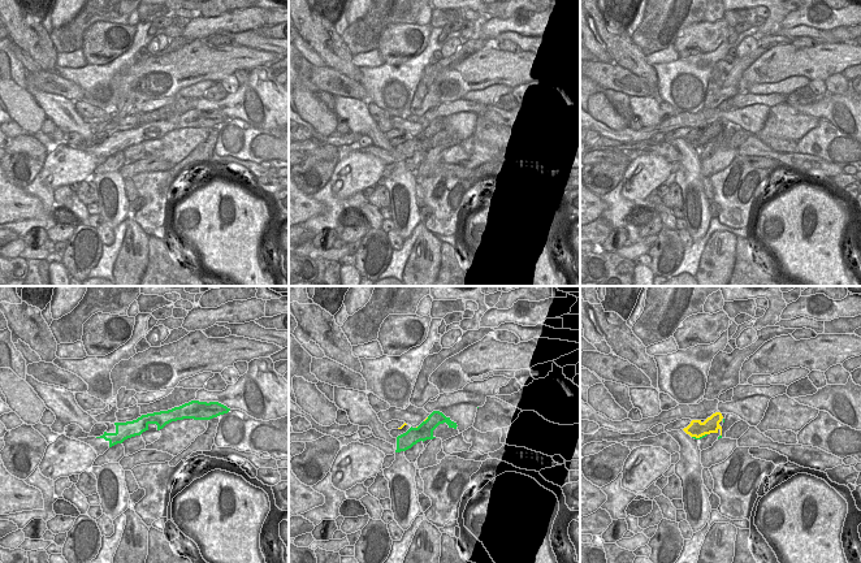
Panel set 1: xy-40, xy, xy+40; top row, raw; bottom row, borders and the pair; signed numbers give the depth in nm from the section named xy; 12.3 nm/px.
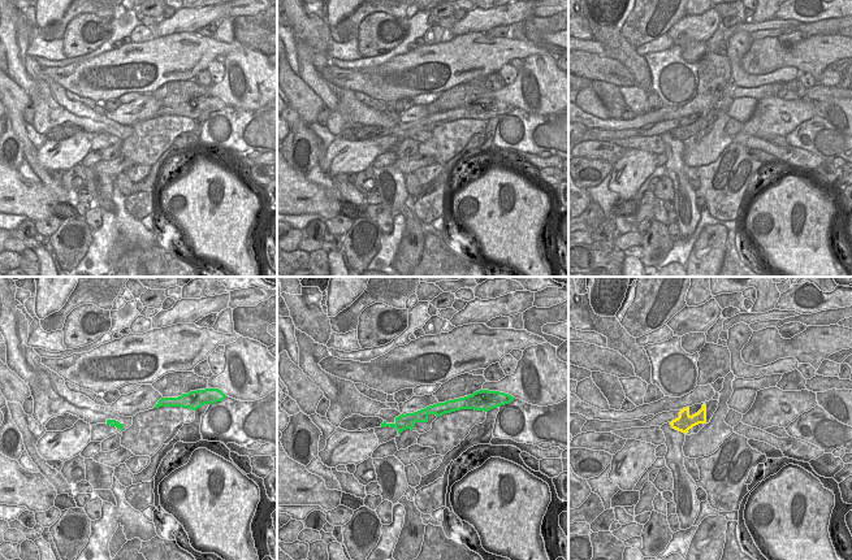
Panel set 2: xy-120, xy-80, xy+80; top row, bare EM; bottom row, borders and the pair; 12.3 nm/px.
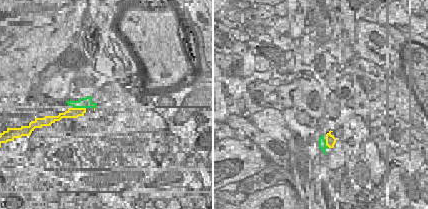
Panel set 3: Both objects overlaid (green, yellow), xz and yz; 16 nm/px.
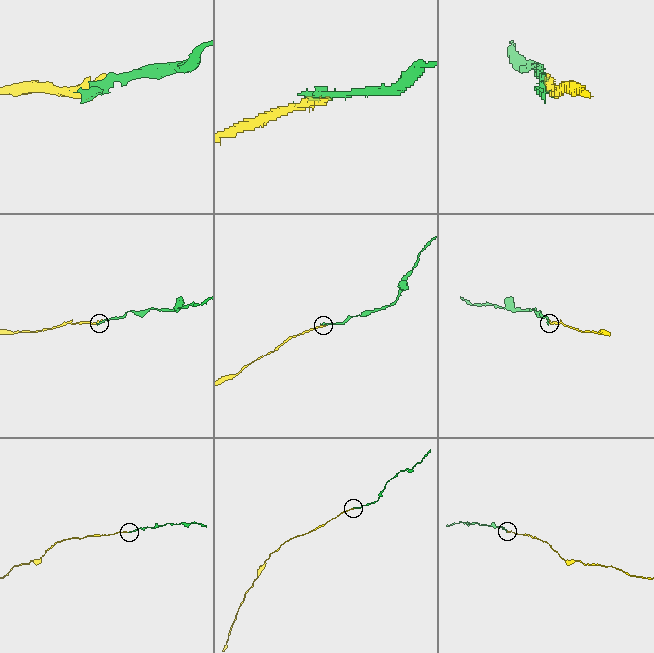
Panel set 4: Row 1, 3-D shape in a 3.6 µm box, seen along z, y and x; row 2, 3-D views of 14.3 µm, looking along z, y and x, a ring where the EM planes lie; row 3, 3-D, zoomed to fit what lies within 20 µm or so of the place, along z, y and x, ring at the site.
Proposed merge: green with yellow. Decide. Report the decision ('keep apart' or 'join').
join

